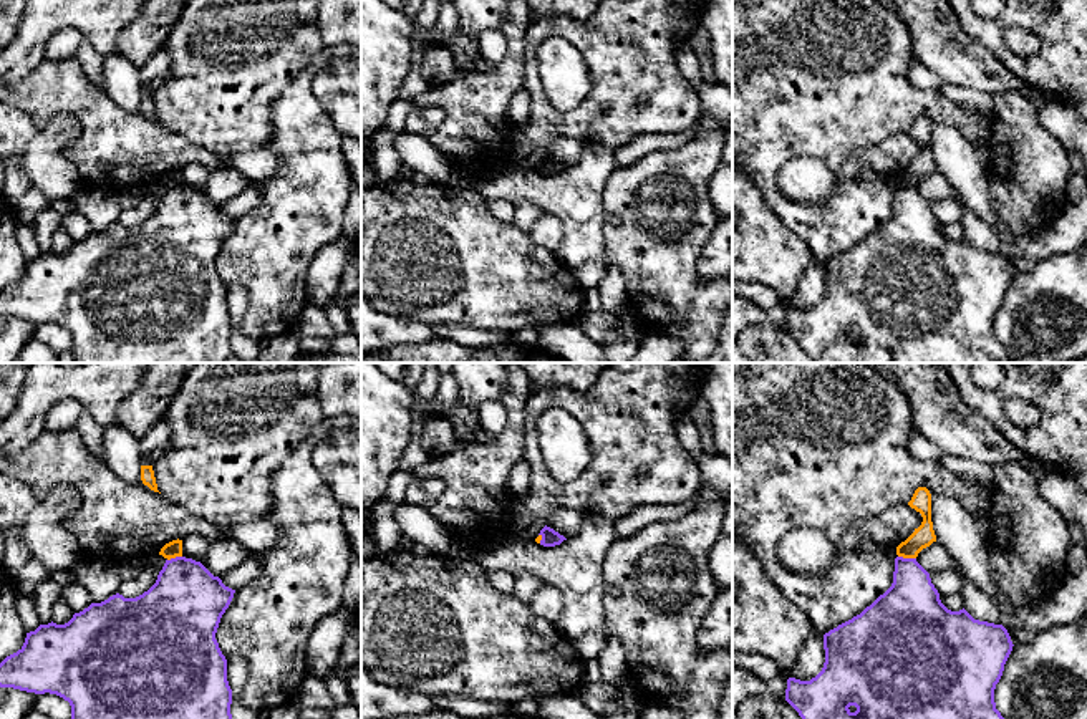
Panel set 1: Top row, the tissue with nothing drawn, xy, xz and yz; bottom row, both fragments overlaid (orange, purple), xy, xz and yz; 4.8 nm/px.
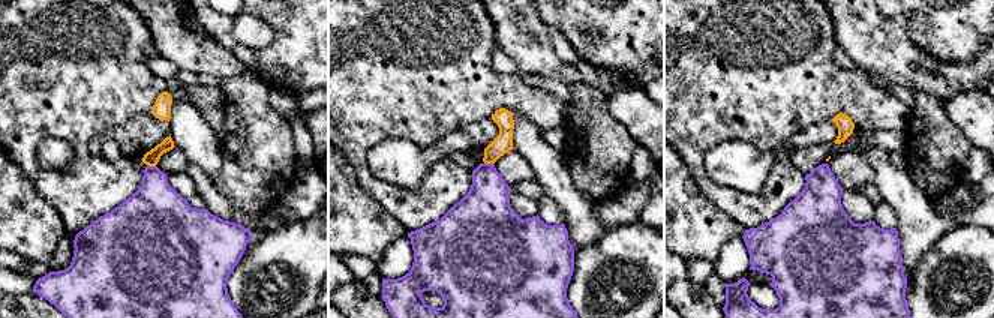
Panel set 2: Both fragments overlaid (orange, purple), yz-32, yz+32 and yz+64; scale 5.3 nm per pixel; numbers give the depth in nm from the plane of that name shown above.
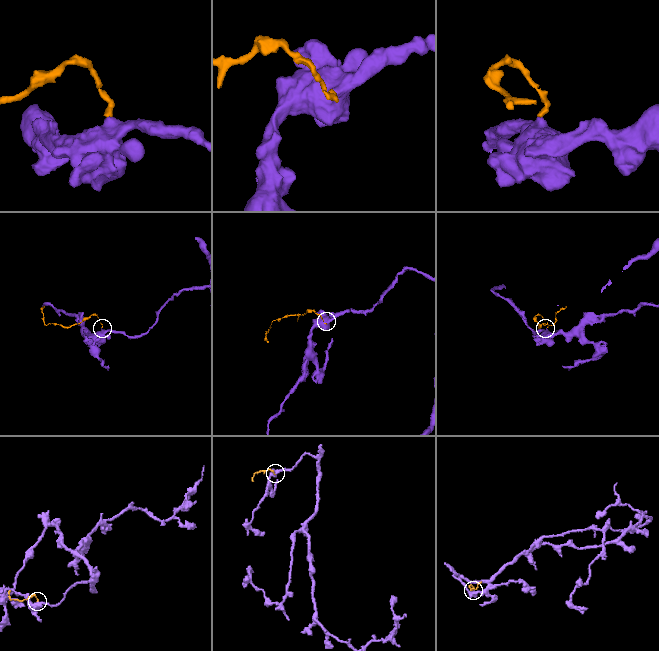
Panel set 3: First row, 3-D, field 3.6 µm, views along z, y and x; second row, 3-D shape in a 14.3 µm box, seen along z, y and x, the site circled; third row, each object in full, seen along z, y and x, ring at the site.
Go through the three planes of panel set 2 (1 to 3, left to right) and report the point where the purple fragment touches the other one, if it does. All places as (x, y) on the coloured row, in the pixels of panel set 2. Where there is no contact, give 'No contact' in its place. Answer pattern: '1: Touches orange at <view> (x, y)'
1: Touches orange at yz-32 (152, 165)
2: Touches orange at yz+32 (489, 162)
3: No contact

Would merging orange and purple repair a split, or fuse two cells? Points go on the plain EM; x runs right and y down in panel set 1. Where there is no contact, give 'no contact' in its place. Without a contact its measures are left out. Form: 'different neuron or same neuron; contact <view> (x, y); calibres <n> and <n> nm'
different neuron; contact yz (907, 186); calibres 100 and 300 nm

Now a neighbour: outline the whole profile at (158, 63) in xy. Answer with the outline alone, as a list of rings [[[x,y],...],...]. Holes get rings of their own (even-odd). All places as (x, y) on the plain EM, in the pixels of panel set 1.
[[[166,50],[156,51],[141,68],[139,83],[141,86],[149,86],[157,75],[167,73],[171,58]]]

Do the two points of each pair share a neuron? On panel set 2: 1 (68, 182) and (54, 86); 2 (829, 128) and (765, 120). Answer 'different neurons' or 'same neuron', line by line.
1: same neuron
2: different neurons

